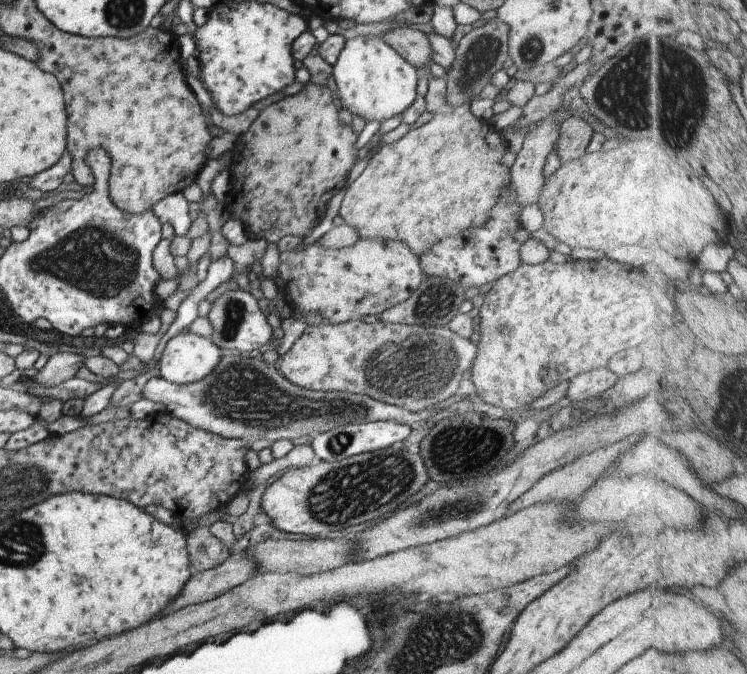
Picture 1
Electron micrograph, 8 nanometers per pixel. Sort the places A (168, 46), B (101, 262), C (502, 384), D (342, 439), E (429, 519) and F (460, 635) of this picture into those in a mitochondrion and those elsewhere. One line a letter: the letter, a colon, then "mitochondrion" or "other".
A: other
B: mitochondrion
C: mitochondrion
D: mitochondrion
E: mitochondrion
F: mitochondrion

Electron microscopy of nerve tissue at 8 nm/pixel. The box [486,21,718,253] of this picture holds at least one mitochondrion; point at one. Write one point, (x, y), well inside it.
(647, 87)

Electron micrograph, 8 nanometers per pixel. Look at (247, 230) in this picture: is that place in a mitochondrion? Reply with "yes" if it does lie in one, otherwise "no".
no

